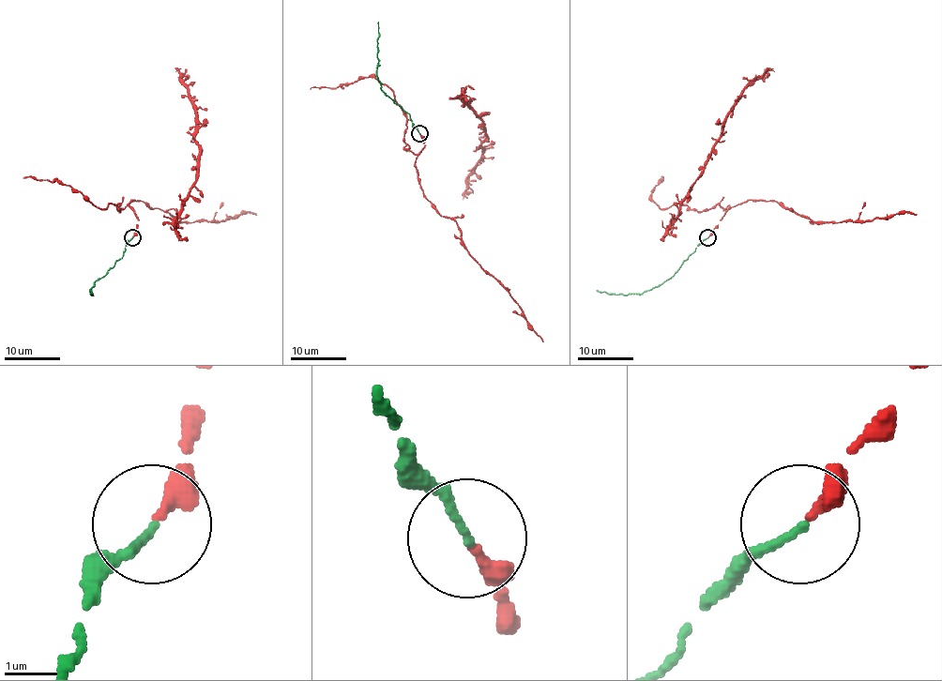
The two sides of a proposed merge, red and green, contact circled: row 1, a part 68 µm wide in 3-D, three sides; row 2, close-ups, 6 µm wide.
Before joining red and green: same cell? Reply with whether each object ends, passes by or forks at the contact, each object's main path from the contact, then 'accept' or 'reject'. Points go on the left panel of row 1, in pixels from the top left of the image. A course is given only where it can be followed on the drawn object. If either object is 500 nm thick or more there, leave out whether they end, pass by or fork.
red ends | green ends | red via (133, 236), (137, 216), (129, 205), (131, 201), (165, 210), (174, 221), (222, 221), (240, 214), (257, 214) | green via (133, 236), (125, 248), (123, 256), (94, 282), (90, 290), (91, 295), (91, 290) | accept

